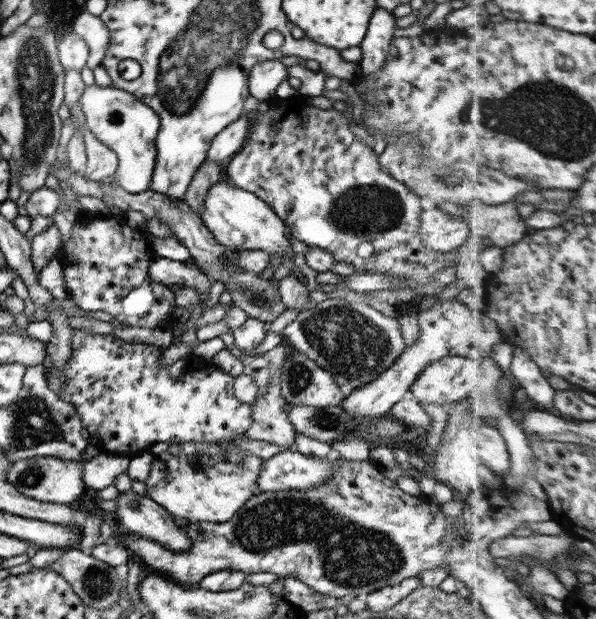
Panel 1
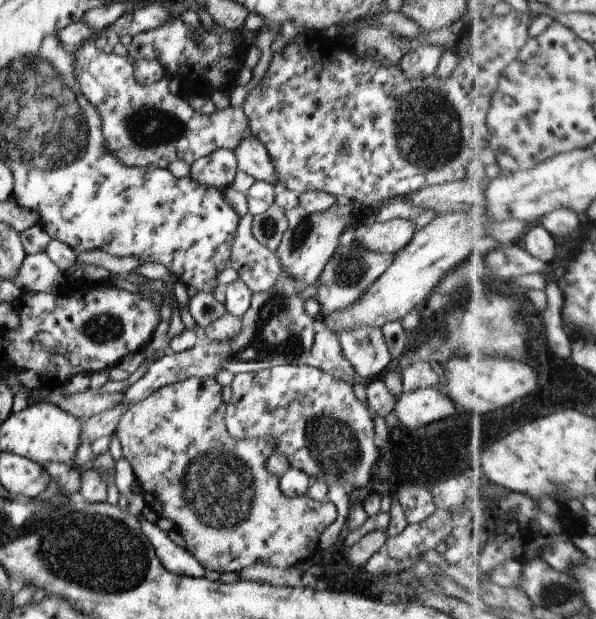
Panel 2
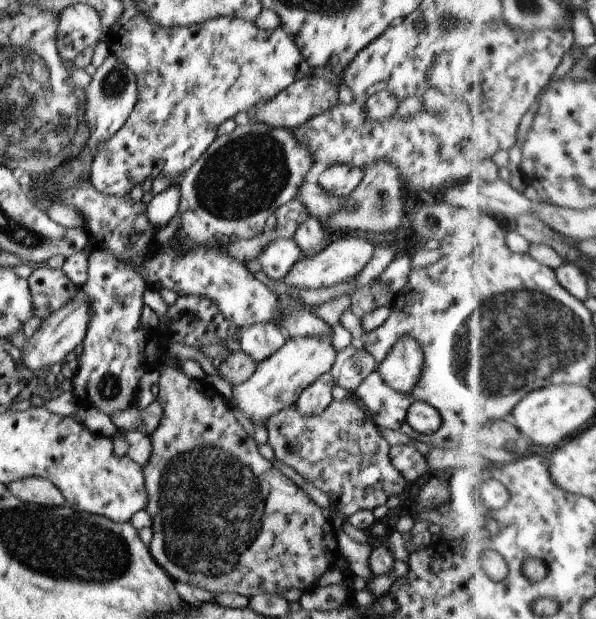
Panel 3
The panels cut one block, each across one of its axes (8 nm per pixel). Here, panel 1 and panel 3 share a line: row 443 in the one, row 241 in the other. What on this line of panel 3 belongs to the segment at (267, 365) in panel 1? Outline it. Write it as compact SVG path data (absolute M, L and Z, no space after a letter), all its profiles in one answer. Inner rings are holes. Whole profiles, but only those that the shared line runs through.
M279 238L269 242L256 257L261 269L267 278L273 281L282 282L282 279L290 272L293 262L301 256L299 247L295 244L294 239Z

